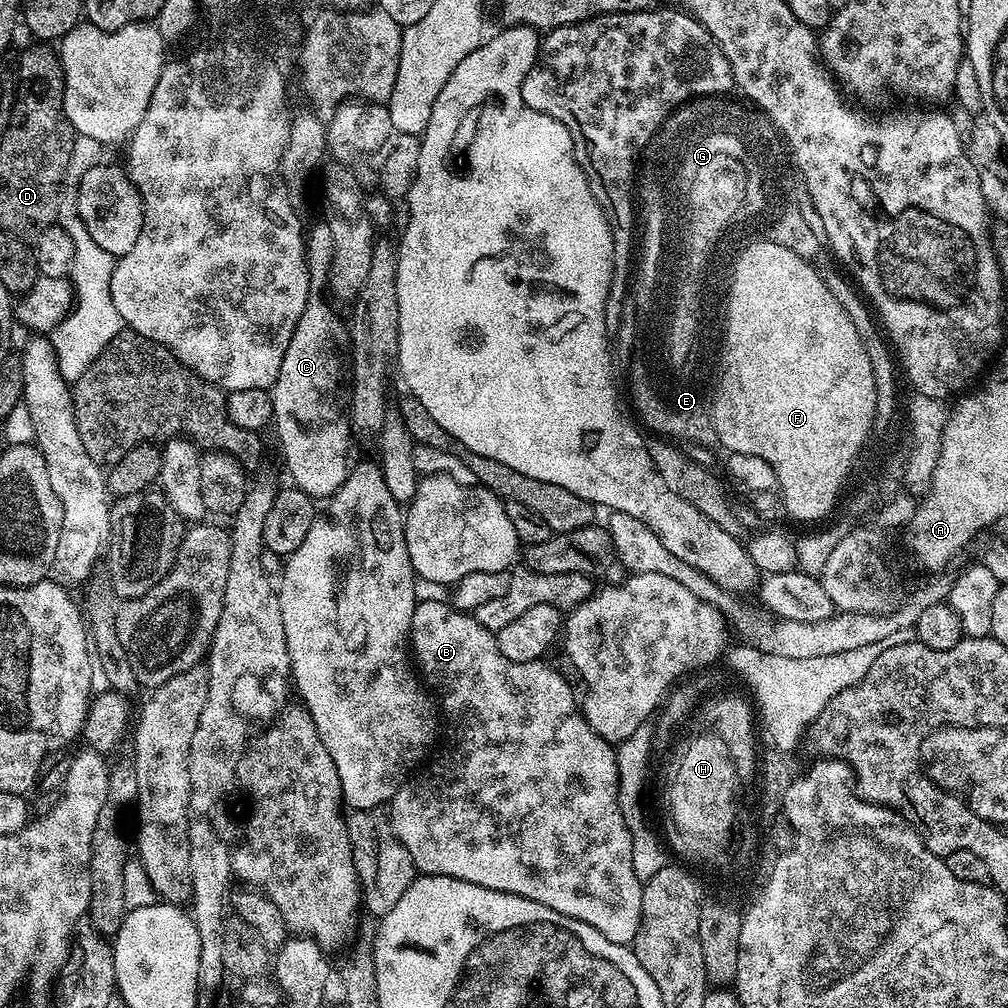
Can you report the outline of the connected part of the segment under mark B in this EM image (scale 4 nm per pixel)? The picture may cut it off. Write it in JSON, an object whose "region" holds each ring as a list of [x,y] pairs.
{"region":[[[421,600],[417,603],[412,619],[410,652],[423,683],[434,693],[442,709],[443,719],[445,716],[449,726],[452,727],[452,748],[446,749],[425,772],[417,771],[409,775],[404,785],[393,794],[390,801],[392,829],[402,842],[402,846],[406,846],[417,873],[428,878],[460,880],[464,885],[473,888],[489,888],[522,898],[530,898],[544,909],[554,910],[571,920],[581,920],[583,924],[592,929],[596,936],[604,936],[611,944],[631,945],[640,929],[644,886],[638,874],[634,874],[630,830],[618,806],[620,779],[618,778],[616,748],[607,740],[603,740],[588,725],[584,713],[580,710],[577,693],[575,691],[572,693],[567,678],[540,660],[531,660],[525,664],[510,662],[510,658],[506,658],[502,650],[498,650],[498,642],[493,632],[483,628],[476,621],[475,615],[460,612],[444,600]]]}

